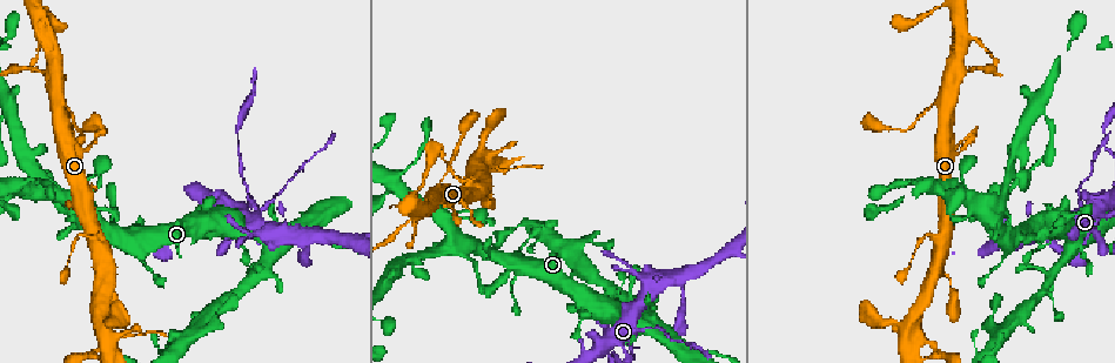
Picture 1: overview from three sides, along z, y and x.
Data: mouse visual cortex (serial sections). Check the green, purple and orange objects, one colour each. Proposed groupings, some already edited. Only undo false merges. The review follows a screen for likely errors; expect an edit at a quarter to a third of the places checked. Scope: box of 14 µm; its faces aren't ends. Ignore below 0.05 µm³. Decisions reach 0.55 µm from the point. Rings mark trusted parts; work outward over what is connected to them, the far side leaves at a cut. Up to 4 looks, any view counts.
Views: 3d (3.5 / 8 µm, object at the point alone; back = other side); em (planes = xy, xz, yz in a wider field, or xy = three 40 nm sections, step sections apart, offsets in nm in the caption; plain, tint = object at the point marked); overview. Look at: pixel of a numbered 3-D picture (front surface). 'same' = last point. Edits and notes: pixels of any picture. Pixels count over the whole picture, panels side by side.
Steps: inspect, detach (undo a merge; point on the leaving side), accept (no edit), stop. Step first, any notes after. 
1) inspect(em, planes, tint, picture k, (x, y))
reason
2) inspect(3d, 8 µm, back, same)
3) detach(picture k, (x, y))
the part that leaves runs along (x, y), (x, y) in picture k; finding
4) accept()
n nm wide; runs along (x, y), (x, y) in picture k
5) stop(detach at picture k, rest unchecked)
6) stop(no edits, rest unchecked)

inspect(3d, 3.5 µm, picture 1, (940, 241))
three arms meet

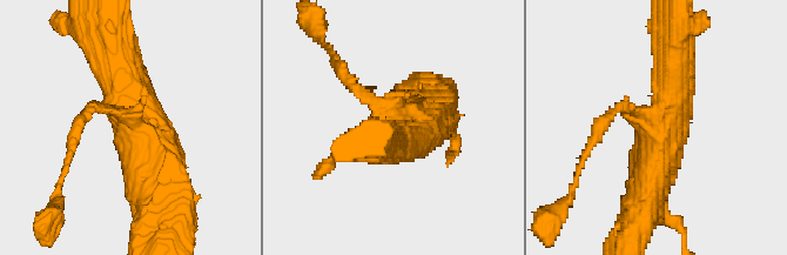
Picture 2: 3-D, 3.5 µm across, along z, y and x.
inspect(em, xy, step 5, tint, picture 2, (132, 125))
shape alone is not enough

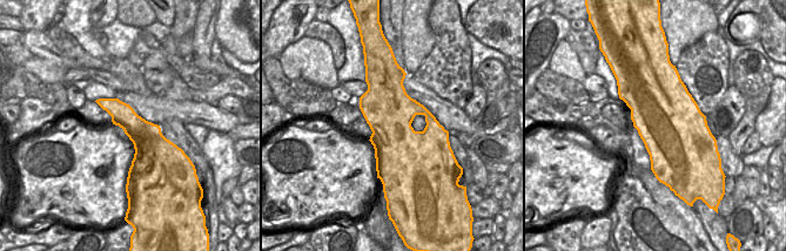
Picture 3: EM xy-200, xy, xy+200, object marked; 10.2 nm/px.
accept()
runs along (113, 51), (163, 192) in picture 2; all the same cell

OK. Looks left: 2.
inspect(3d, 8 µm, picture 1, (942, 101))
three arms meet

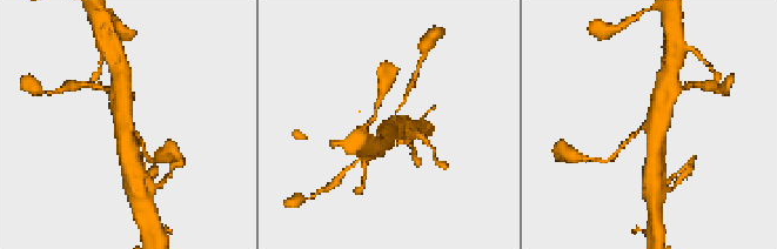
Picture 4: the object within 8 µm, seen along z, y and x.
inspect(em, xy, step 1, tint, picture 4, (130, 128))
3 arms; arms of 100, 600, 600 nm

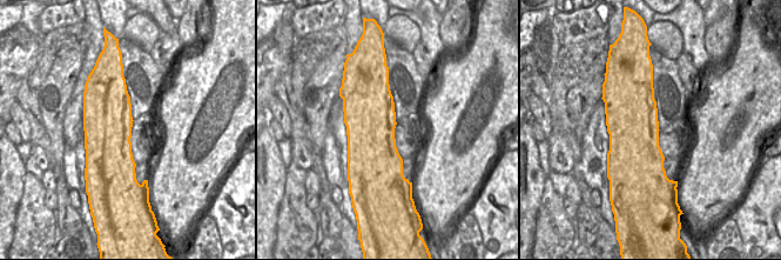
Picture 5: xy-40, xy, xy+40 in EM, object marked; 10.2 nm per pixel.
accept()
one cell here

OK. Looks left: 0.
stop(no edits, rest unchecked)

